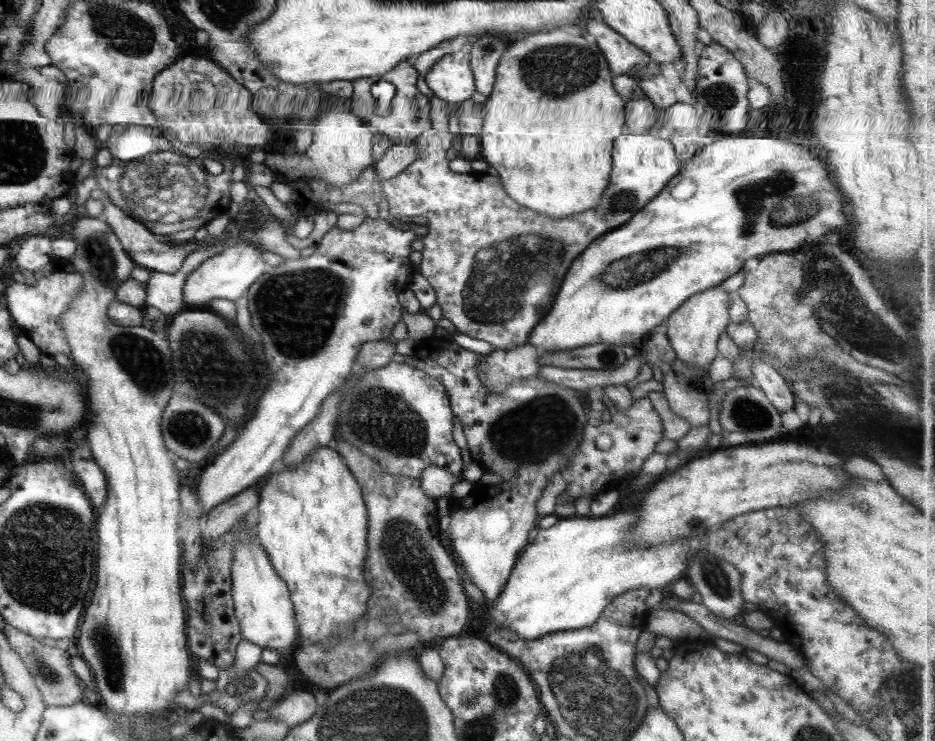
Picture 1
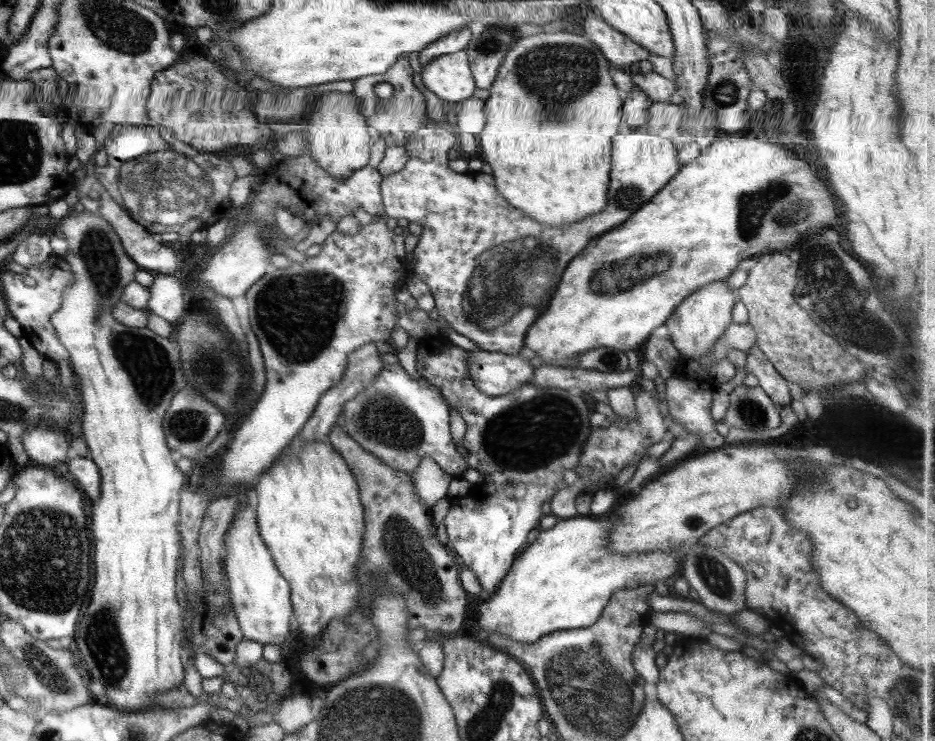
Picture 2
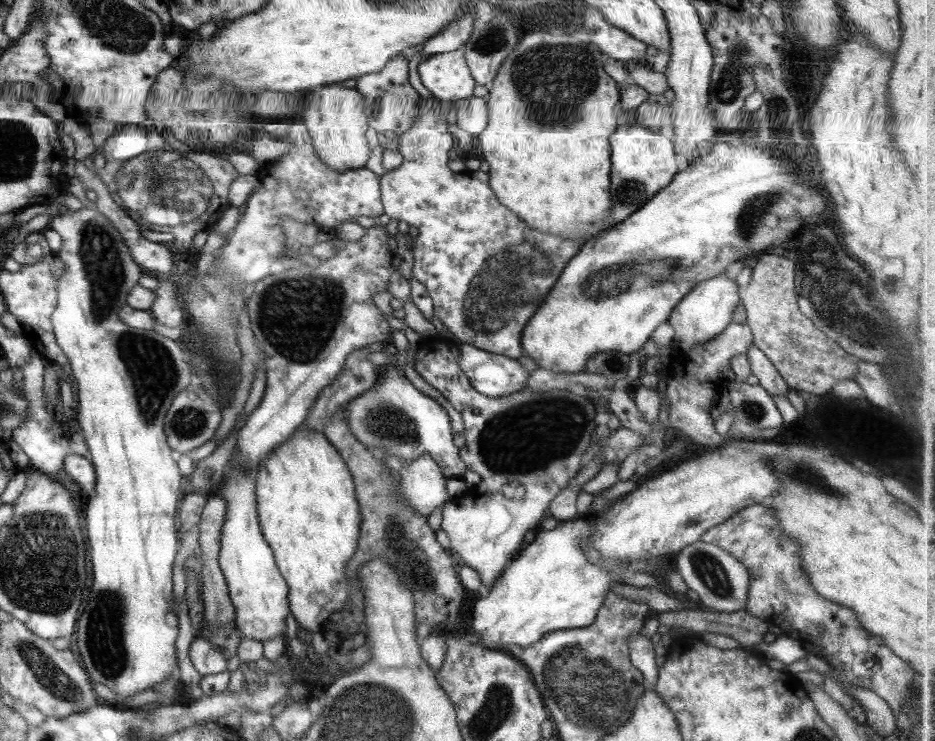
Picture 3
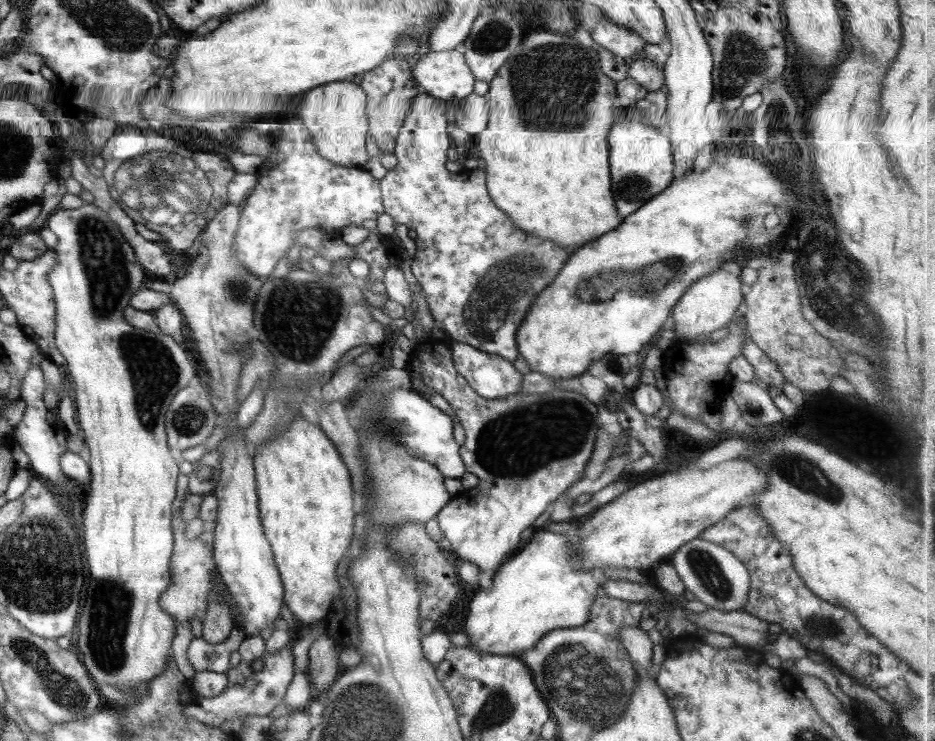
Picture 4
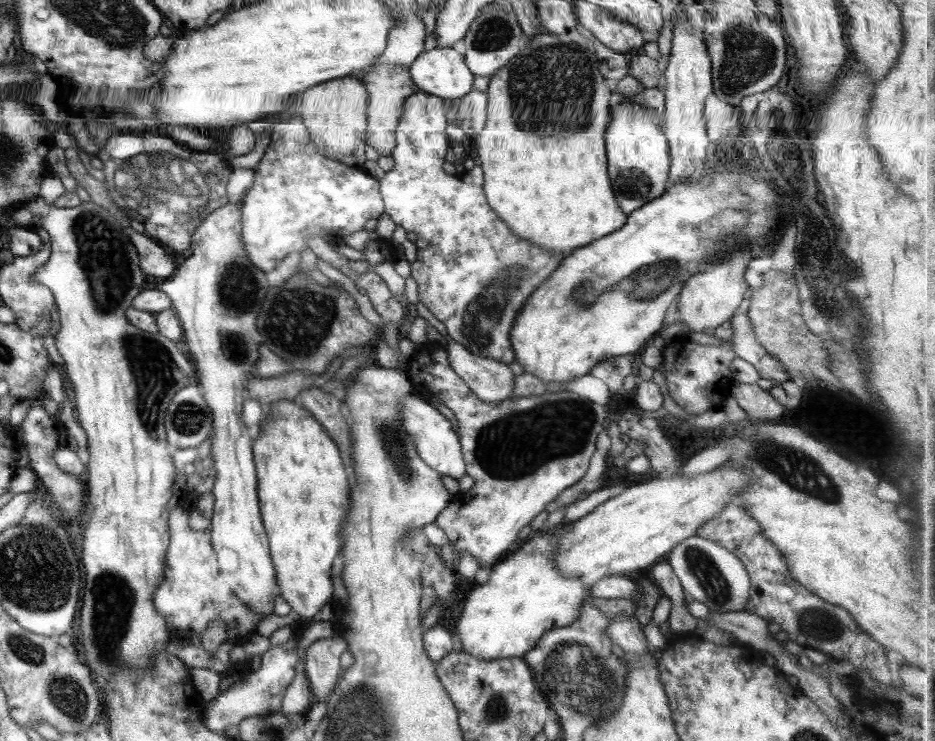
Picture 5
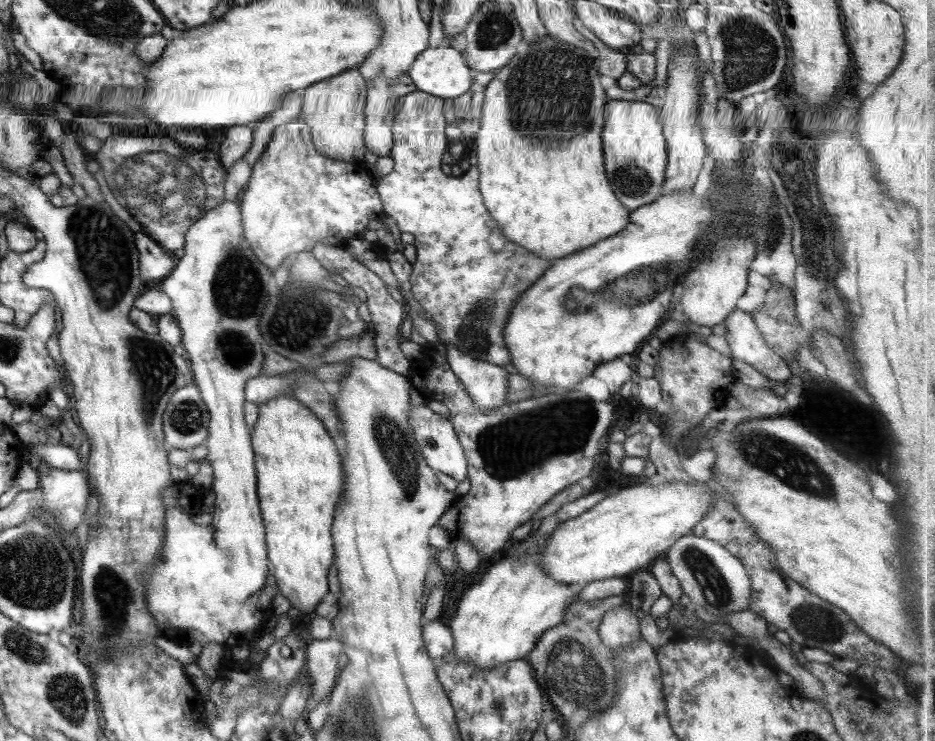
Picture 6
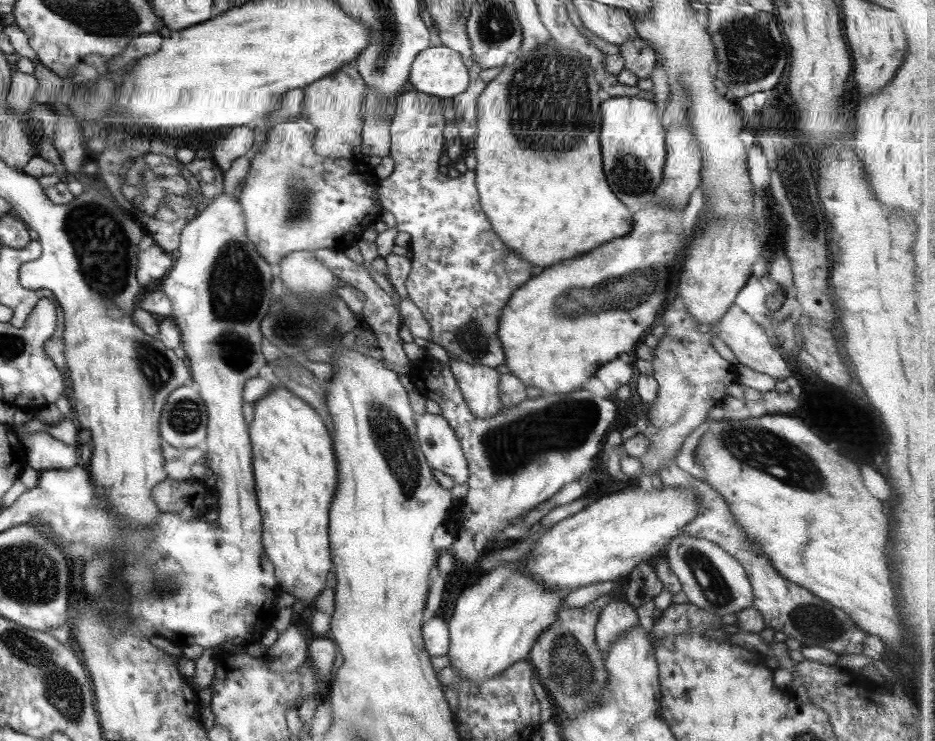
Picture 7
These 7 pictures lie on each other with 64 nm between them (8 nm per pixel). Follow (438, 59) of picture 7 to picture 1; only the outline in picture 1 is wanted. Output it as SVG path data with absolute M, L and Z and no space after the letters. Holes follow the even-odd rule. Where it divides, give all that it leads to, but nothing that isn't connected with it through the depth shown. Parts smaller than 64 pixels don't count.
M469 45L440 58L424 78L435 96L446 100L454 108L472 98L477 90L470 64Z

